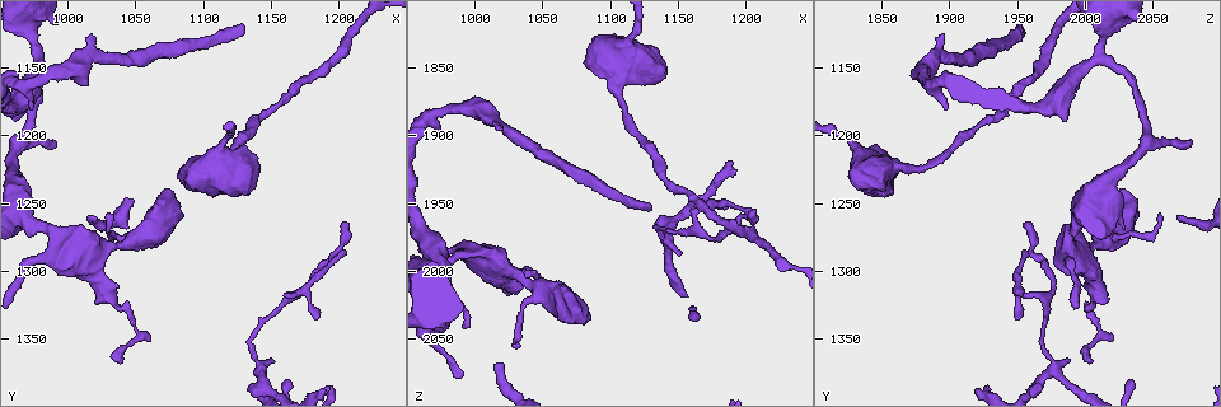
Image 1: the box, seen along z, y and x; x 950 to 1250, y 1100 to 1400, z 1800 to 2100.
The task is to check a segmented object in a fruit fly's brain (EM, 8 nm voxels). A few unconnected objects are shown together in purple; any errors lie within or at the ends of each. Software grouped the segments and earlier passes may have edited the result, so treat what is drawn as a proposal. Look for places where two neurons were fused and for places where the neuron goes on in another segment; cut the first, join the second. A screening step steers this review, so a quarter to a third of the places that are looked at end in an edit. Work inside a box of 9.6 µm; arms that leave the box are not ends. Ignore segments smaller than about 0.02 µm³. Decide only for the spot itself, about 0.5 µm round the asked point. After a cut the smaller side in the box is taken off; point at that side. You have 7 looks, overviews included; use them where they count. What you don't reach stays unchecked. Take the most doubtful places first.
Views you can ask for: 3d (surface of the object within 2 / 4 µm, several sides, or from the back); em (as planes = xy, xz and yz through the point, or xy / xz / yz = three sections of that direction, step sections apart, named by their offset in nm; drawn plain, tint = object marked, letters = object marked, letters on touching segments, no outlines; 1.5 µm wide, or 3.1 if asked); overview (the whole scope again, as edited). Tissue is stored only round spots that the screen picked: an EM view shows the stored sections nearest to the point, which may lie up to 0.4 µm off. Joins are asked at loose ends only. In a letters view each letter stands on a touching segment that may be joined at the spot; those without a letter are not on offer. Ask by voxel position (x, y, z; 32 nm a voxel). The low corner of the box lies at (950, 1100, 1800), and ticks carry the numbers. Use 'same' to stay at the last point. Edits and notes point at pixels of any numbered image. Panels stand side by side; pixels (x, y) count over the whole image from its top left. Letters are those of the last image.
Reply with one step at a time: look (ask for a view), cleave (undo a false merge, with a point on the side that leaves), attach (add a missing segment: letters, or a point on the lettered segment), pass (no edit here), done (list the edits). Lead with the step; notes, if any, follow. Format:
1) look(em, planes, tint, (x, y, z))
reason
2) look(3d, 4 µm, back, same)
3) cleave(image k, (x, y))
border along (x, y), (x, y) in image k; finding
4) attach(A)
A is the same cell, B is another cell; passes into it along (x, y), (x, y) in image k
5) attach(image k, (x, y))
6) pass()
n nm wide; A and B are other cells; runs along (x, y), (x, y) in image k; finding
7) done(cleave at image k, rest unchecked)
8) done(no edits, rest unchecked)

look(3d, 4 µm, (1184, 1336, 1948))
tapers out

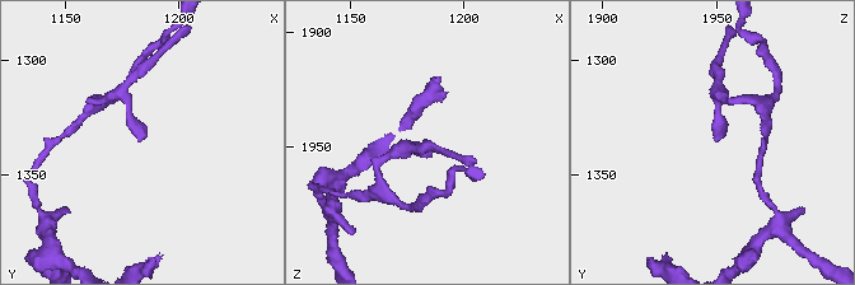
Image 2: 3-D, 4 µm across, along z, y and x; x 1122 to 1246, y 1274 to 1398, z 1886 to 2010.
look(em, planes, letters, (1183, 1336, 1950))
now the EM

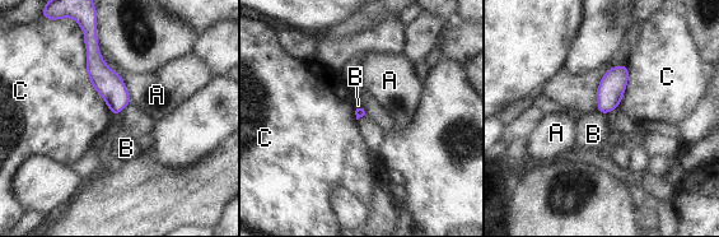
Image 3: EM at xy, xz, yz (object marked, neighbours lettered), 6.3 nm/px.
pass()
A, B and C are other cells; runs along (90, 43), (115, 93), (115, 111) in image 3; none of them fits

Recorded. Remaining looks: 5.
look(em, yz, step 8, tint, (1152, 1366, 1988))
branch stops here

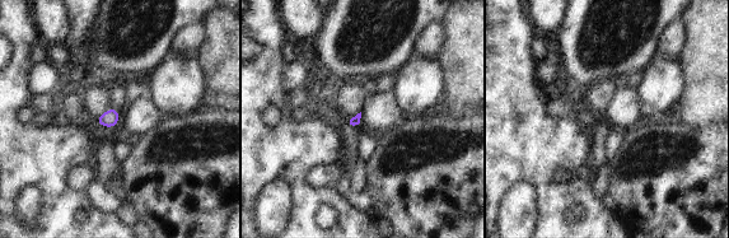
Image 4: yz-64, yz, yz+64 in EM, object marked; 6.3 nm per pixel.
look(em, planes, letters, same)

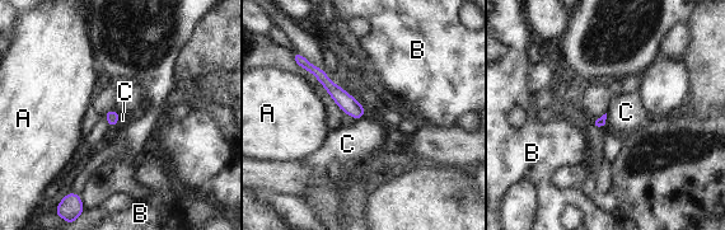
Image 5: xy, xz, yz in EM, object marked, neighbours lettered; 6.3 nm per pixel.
pass()
A, B and C are other cells; runs along (309, 66), (350, 106), (361, 112) in image 5; no lettered segment goes on from it

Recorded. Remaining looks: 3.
look(em, planes, letters, (1208, 1266, 1954))
an open end

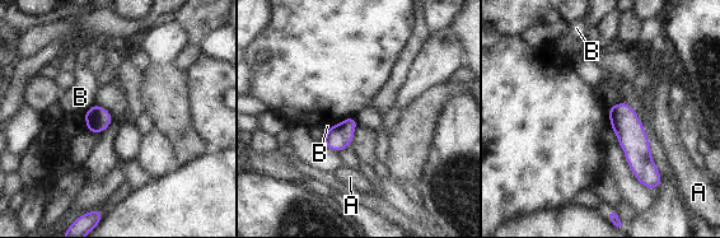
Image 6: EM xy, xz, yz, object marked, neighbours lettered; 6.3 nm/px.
pass()
A and B are other cells; border along (94, 103), (83, 115) in image 6; no lettered segment goes on from it

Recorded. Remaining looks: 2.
done(no edits, rest unchecked)

